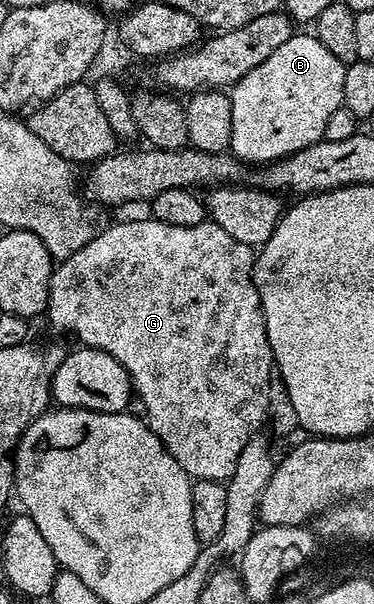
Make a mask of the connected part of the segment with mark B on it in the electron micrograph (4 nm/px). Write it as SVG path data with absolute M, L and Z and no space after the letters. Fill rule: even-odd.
M295 32L264 64L256 64L229 91L232 104L229 153L240 162L265 164L323 141L328 116L343 109L346 68L347 63L336 60L313 33Z

